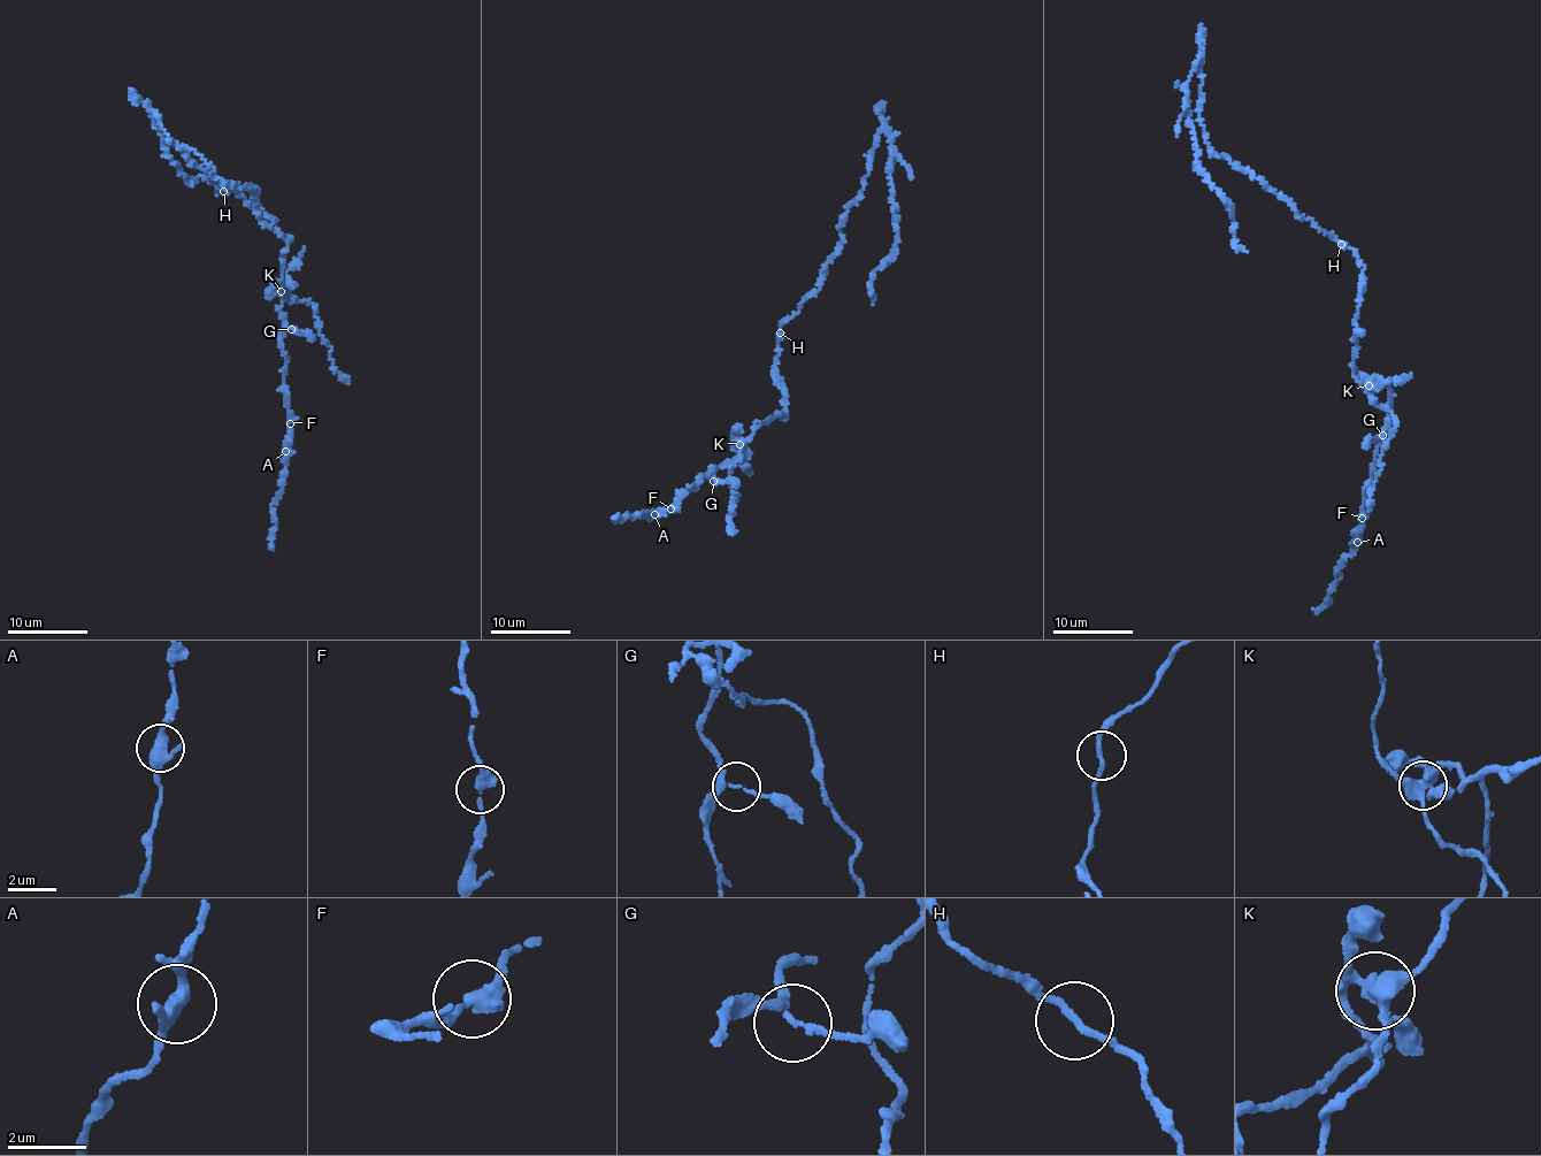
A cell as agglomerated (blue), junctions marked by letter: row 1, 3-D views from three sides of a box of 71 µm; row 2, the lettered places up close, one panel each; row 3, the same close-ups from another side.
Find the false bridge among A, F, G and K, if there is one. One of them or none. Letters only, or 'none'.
K

